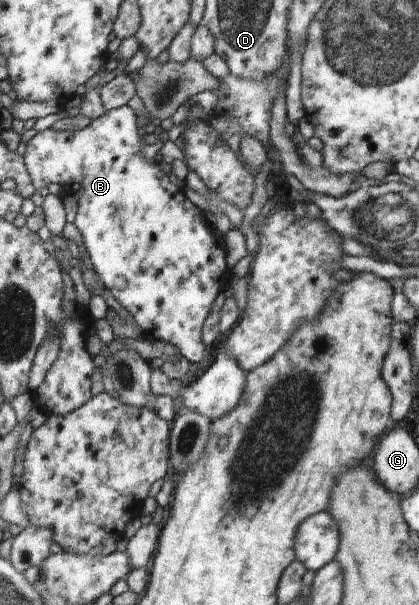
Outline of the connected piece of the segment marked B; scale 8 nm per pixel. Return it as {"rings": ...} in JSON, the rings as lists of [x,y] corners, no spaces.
{"rings":[[[122,106],[110,111],[105,111],[99,118],[93,119],[91,123],[84,129],[78,131],[57,132],[52,128],[38,132],[30,139],[23,154],[23,162],[26,171],[30,176],[31,183],[38,191],[42,187],[48,186],[49,183],[58,183],[58,185],[66,185],[72,189],[74,197],[78,199],[78,211],[72,220],[73,224],[78,228],[83,239],[83,245],[86,246],[88,257],[90,257],[93,265],[93,271],[99,277],[99,281],[103,287],[112,293],[112,297],[132,315],[135,325],[152,340],[166,341],[170,345],[178,348],[178,354],[183,355],[190,363],[199,363],[204,357],[206,346],[202,343],[202,324],[204,319],[211,313],[212,303],[218,294],[230,287],[232,275],[230,267],[227,264],[227,251],[225,249],[225,236],[217,231],[214,224],[211,224],[201,209],[198,209],[190,200],[187,199],[181,188],[172,184],[166,173],[158,167],[159,160],[156,163],[148,163],[140,153],[141,145],[144,145],[142,139],[138,136],[137,123],[139,122],[137,115],[130,109],[130,106]]]}

